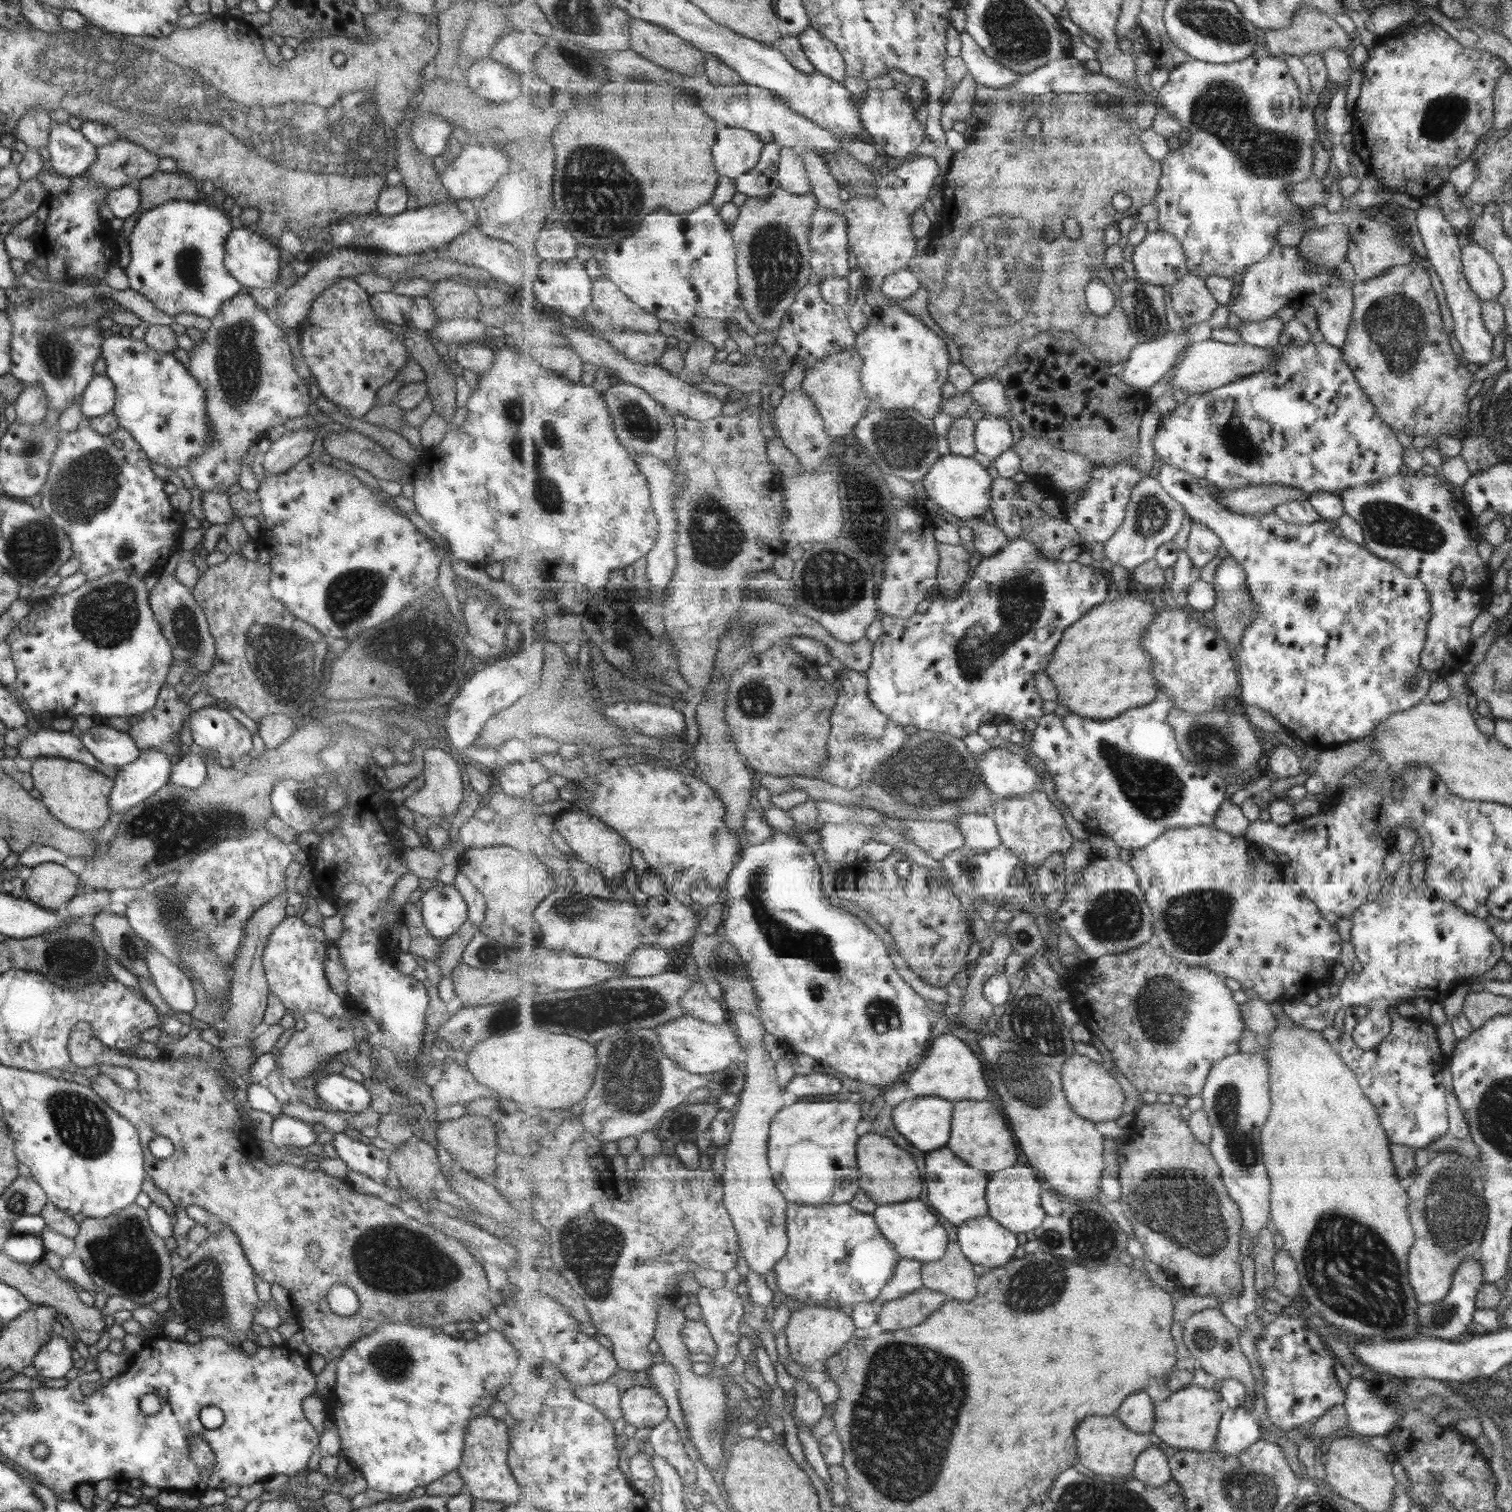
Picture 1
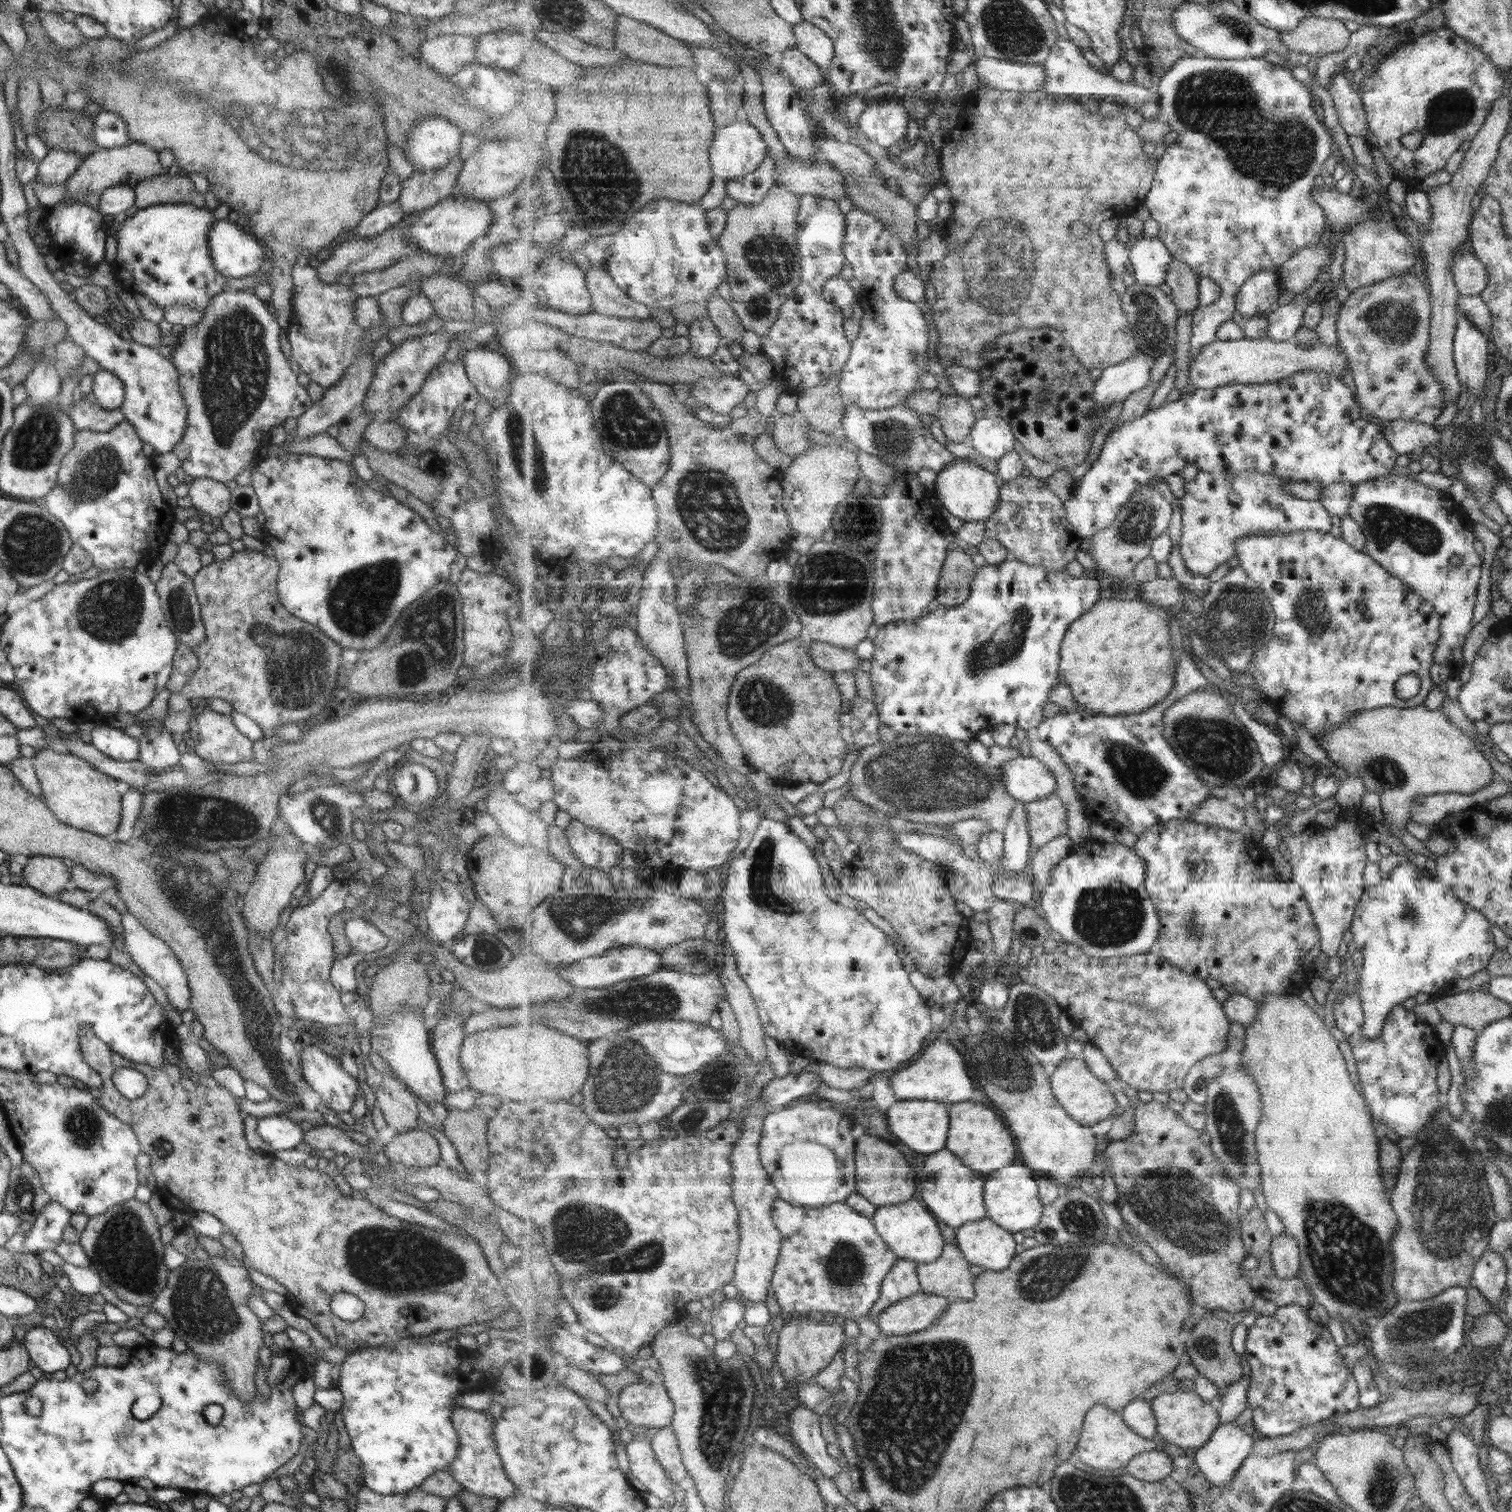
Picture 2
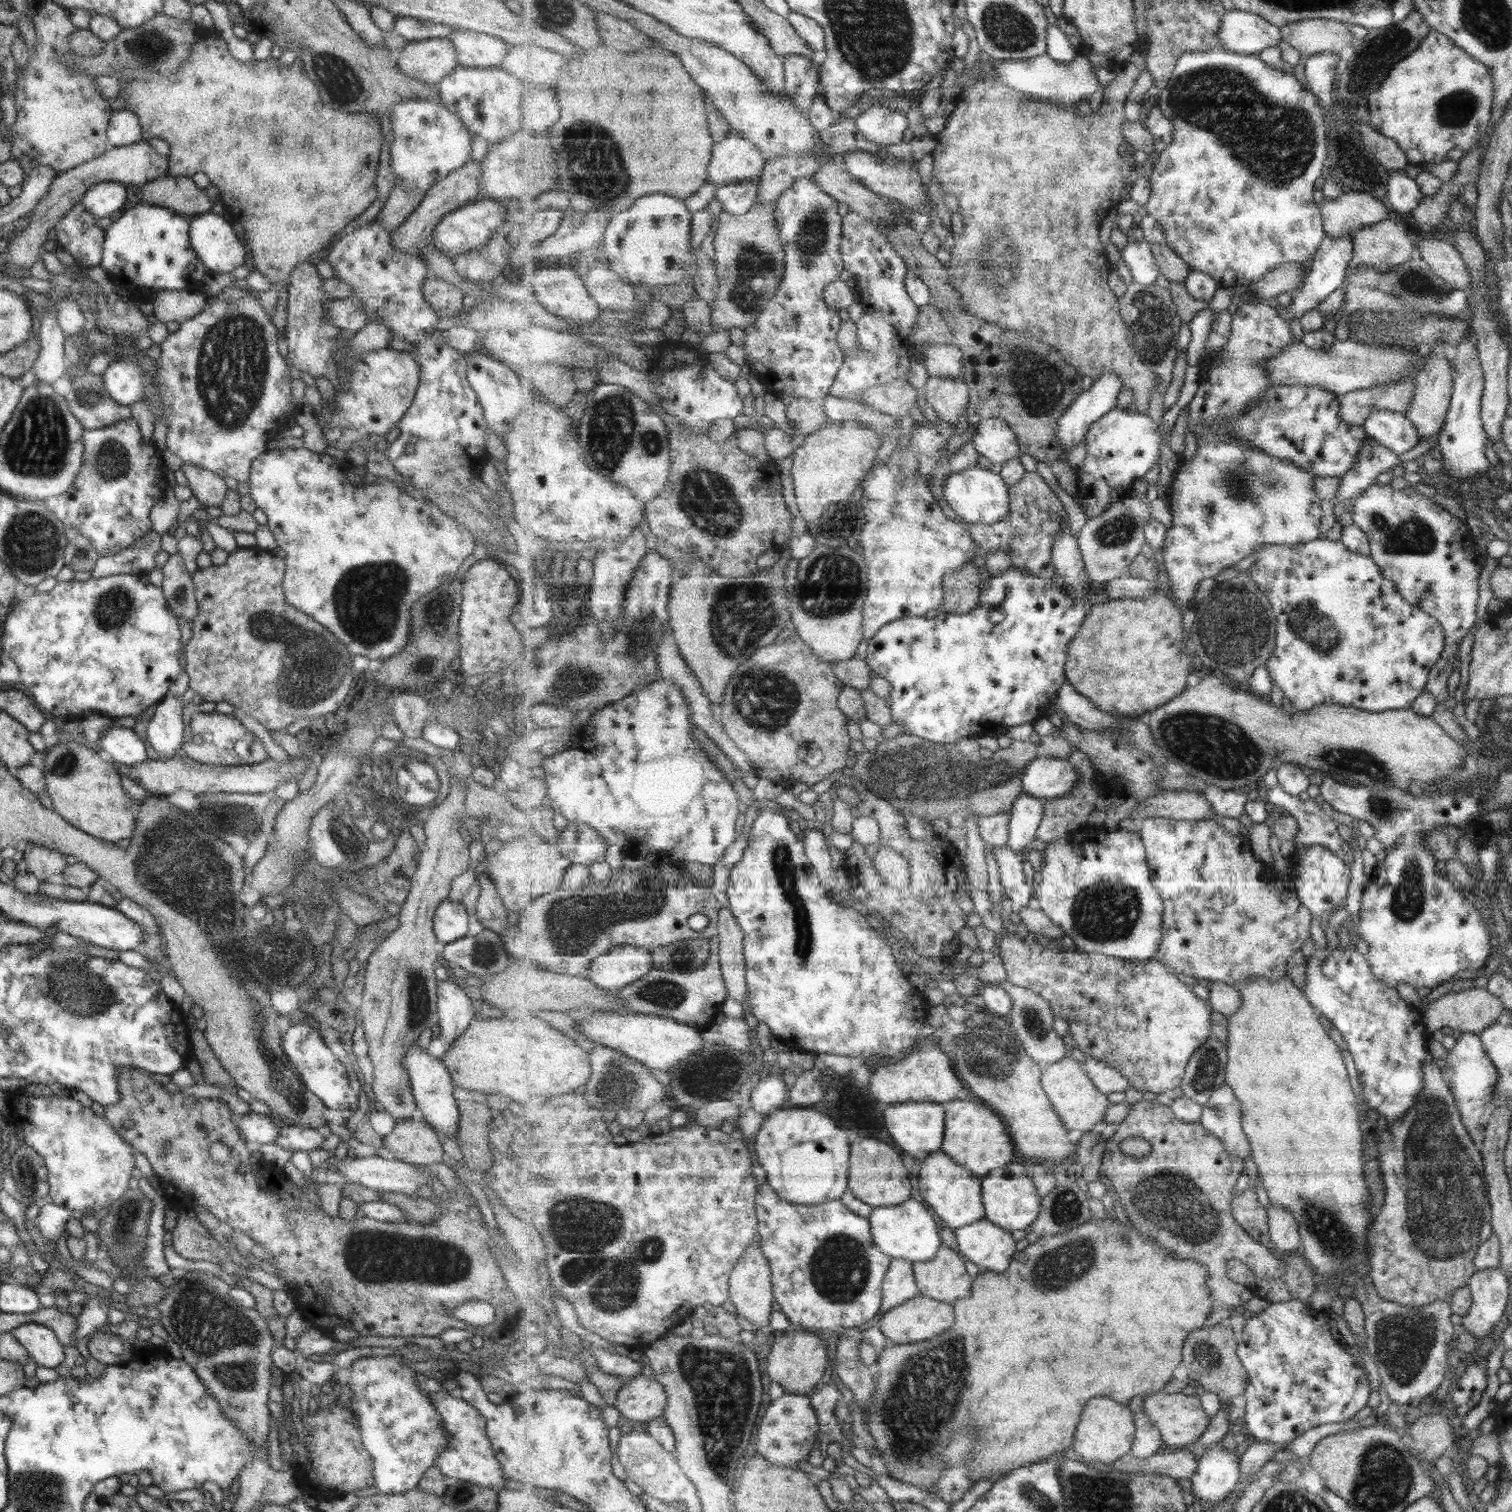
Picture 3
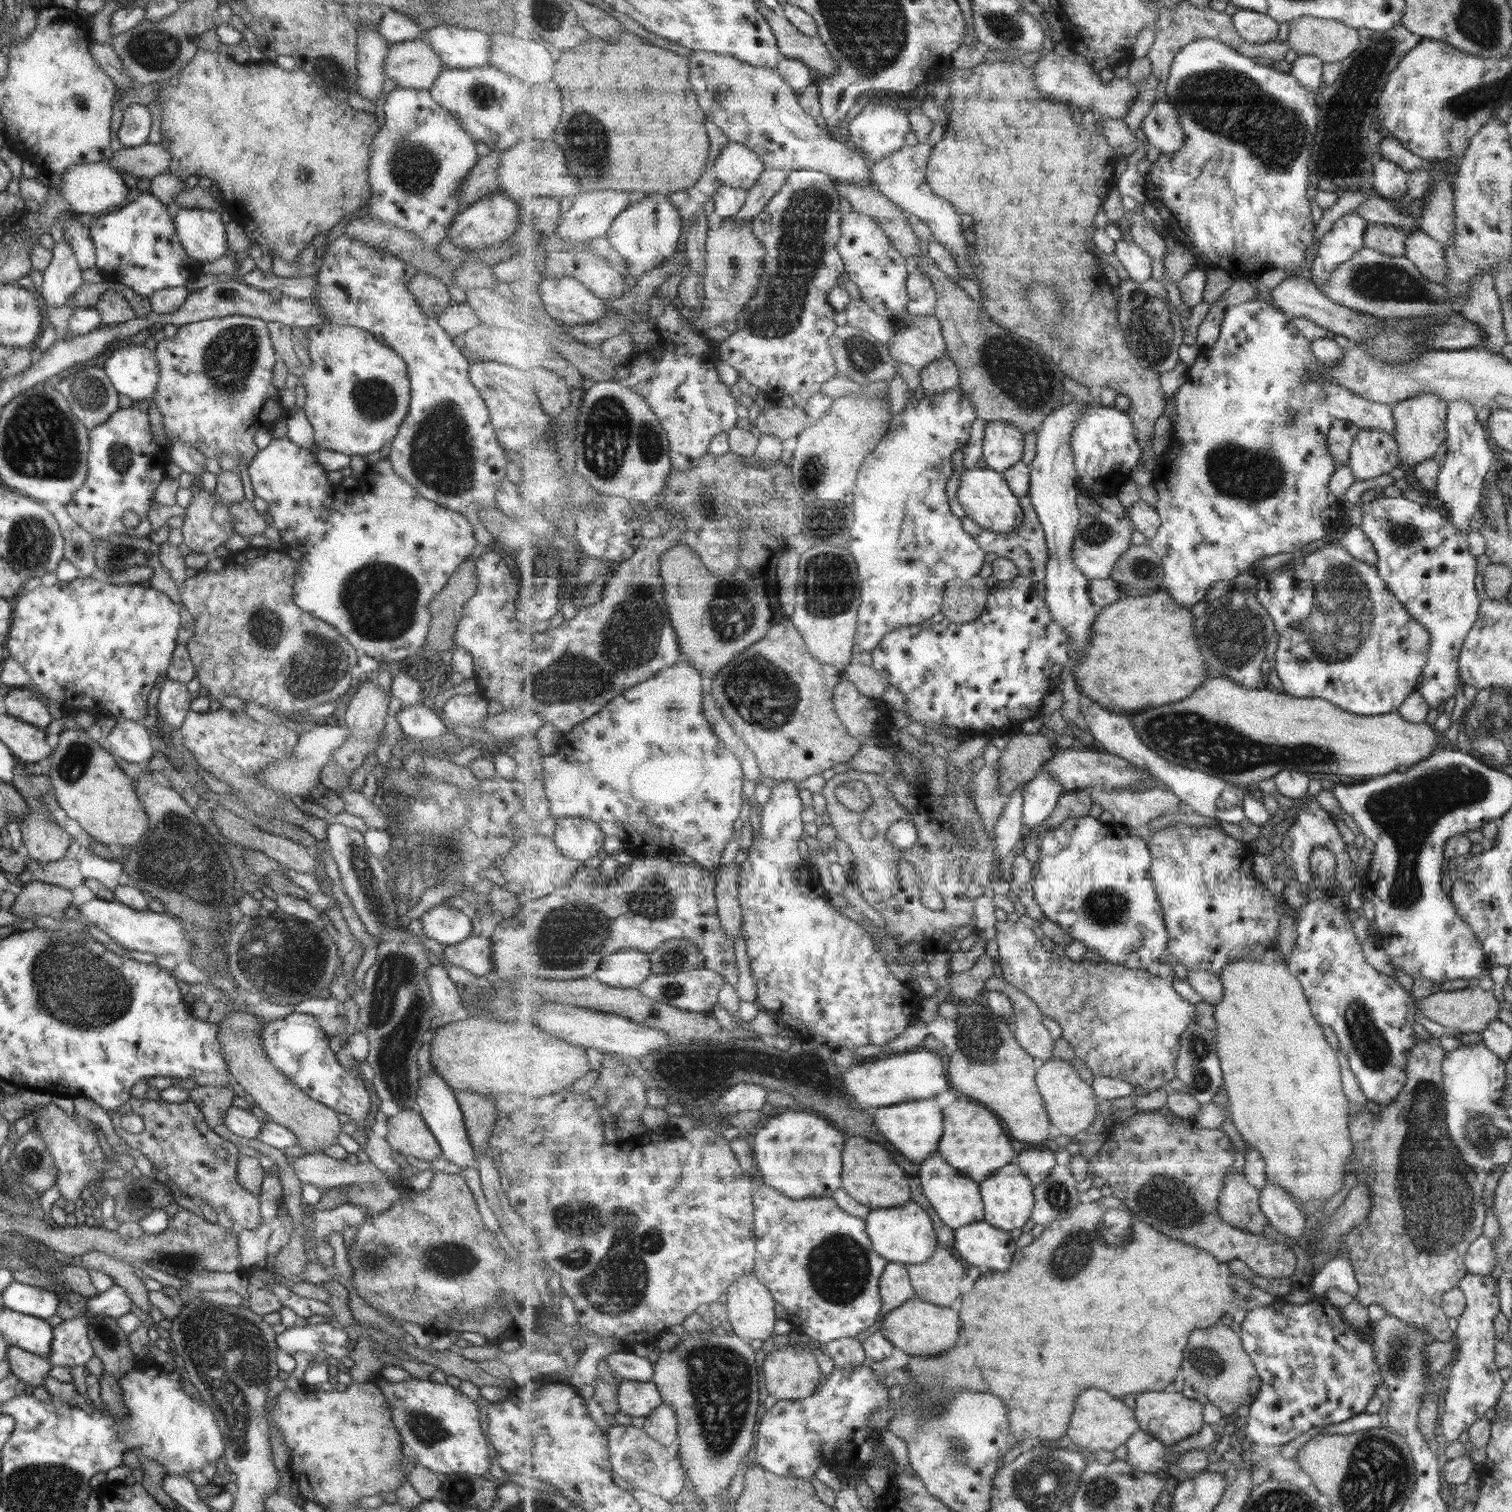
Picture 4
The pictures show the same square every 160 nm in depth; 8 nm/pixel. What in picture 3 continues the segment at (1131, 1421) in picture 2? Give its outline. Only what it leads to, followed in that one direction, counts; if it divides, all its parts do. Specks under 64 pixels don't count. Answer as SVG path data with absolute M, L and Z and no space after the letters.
M1146 1412L1135 1414L1135 1418L1136 1439L1129 1453L1139 1458L1151 1458L1163 1446L1161 1431L1153 1424Z

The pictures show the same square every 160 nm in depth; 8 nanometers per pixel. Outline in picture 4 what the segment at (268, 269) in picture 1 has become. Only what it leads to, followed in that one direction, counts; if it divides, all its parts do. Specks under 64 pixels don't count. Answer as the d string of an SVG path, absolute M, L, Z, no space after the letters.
M181 207L171 213L177 240L191 259L204 263L226 256L225 229L218 211Z

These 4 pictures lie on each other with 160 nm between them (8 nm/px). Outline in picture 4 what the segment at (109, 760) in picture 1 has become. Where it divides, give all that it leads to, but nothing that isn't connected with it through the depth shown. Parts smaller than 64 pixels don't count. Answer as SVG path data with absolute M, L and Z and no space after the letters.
M118 717L110 732L104 735L105 749L115 758L137 765L145 765L152 757L150 731L142 724Z

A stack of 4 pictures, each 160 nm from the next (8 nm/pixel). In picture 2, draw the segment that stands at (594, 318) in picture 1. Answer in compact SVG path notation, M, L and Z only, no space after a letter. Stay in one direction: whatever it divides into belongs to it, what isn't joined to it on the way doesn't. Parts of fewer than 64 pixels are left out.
M591 268L586 272L586 279L592 294L593 312L641 321L651 319L649 306L632 299L609 272Z

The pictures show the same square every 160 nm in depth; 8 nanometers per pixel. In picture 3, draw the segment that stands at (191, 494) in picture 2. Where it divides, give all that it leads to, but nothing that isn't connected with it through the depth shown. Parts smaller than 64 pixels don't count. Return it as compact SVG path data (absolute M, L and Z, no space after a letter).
M182 463L180 470L187 479L192 496L200 504L220 506L227 490L222 477L189 463Z

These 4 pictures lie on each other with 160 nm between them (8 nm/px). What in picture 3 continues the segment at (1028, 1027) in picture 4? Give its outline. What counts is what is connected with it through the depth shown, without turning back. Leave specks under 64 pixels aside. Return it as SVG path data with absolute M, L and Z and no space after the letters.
M1004 980L999 985L1012 996L1013 1004L1009 1018L1027 1054L1044 1066L1059 1062L1062 1058L1069 1056L1070 1050L1067 1047L1065 1048L1062 1036L1059 1036L1053 1028L1053 1024L1055 1024L1053 1020L1055 1020L1056 1014L1053 1012L1050 1001L1045 1000L1034 990L1017 986L1009 980Z

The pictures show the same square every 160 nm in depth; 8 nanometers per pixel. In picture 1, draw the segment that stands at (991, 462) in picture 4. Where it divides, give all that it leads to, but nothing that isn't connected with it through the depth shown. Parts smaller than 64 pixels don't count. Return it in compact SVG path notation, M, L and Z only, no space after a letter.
M988 414L976 421L976 447L991 460L1013 448L1013 431L1008 419Z

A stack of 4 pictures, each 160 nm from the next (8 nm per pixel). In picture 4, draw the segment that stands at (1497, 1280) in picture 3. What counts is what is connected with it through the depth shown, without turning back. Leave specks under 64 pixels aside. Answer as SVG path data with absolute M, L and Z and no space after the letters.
M1465 1273L1457 1281L1457 1287L1464 1296L1465 1308L1456 1318L1457 1326L1453 1336L1456 1345L1455 1360L1450 1364L1447 1390L1443 1396L1443 1412L1438 1419L1441 1436L1445 1436L1449 1443L1457 1440L1459 1434L1466 1431L1477 1419L1484 1418L1485 1410L1494 1408L1504 1383L1494 1364L1497 1334L1491 1321L1499 1314L1497 1279L1489 1274Z

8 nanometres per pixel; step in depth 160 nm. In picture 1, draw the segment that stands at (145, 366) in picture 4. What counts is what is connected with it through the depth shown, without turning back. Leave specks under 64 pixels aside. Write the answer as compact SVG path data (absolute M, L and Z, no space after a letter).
M94 375L81 394L81 414L85 418L111 412L115 401L114 384L105 375Z

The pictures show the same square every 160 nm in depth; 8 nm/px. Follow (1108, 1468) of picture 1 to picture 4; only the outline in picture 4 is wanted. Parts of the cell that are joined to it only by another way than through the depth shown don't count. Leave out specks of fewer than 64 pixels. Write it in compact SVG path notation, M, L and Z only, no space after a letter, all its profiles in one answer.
M1085 1390L1081 1398L1077 1398L1077 1406L1072 1414L1072 1421L1068 1428L1068 1436L1076 1445L1084 1446L1090 1452L1099 1450L1115 1450L1139 1431L1140 1423L1134 1408L1129 1408L1121 1398L1113 1398L1105 1390Z

